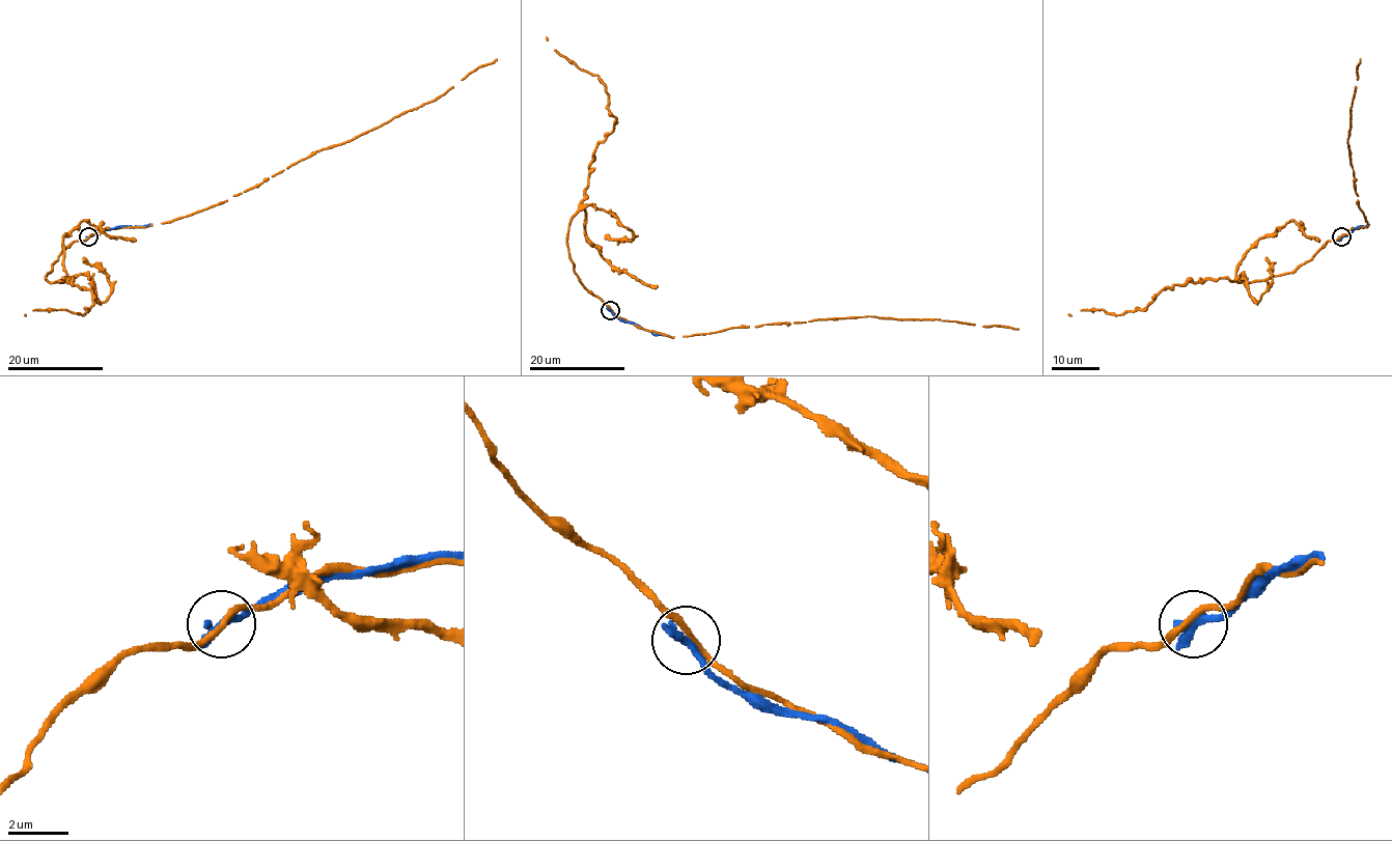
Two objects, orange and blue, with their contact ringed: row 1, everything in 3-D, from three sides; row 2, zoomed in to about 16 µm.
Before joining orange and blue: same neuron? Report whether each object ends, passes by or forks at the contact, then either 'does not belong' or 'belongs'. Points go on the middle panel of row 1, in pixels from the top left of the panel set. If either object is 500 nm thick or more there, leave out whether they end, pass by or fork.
orange passes by; blue ends; does not belong

